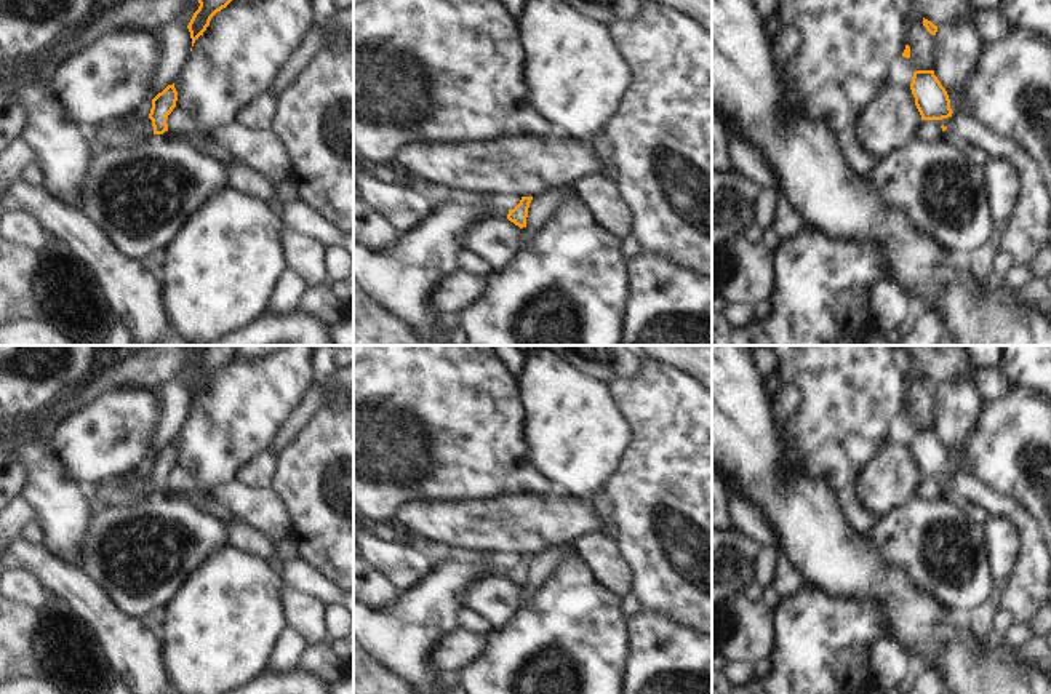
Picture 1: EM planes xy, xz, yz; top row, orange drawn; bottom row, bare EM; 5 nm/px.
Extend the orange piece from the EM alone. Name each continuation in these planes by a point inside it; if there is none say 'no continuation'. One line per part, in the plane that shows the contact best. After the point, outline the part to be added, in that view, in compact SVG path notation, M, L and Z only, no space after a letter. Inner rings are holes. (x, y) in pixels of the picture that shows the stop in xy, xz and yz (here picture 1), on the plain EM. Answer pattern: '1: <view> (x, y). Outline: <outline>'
no continuation.

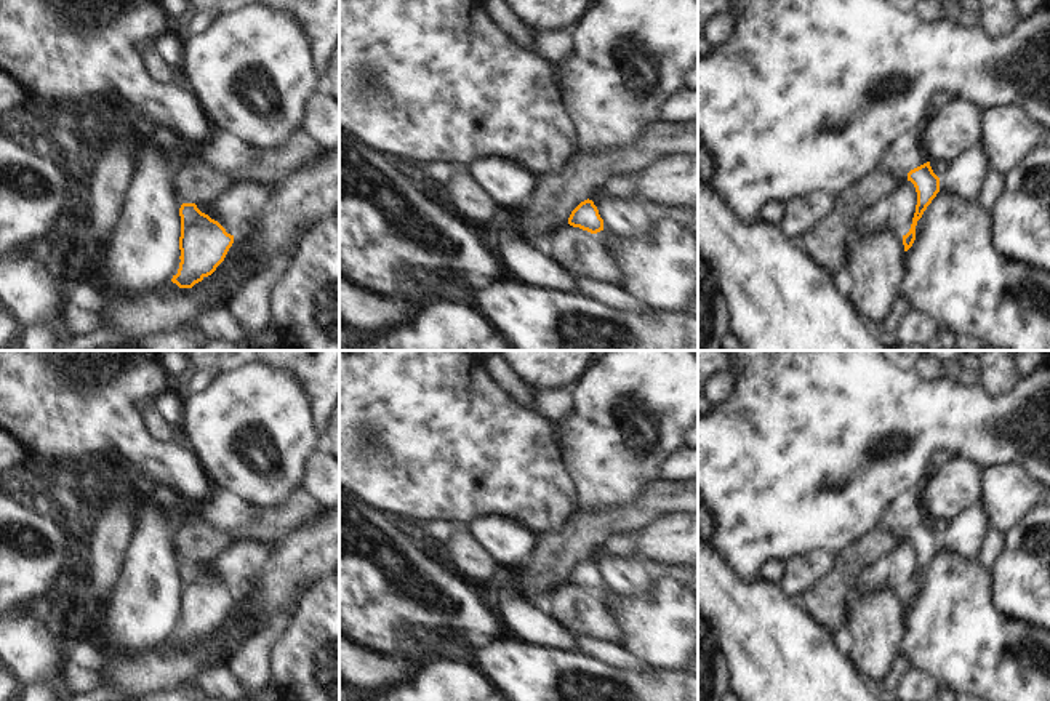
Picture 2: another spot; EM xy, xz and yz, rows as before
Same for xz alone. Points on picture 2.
1: xz (618, 544). Outline: M634 535L610 536L600 547L594 549L589 554L589 559L594 560L603 555L634 559L635 557Z

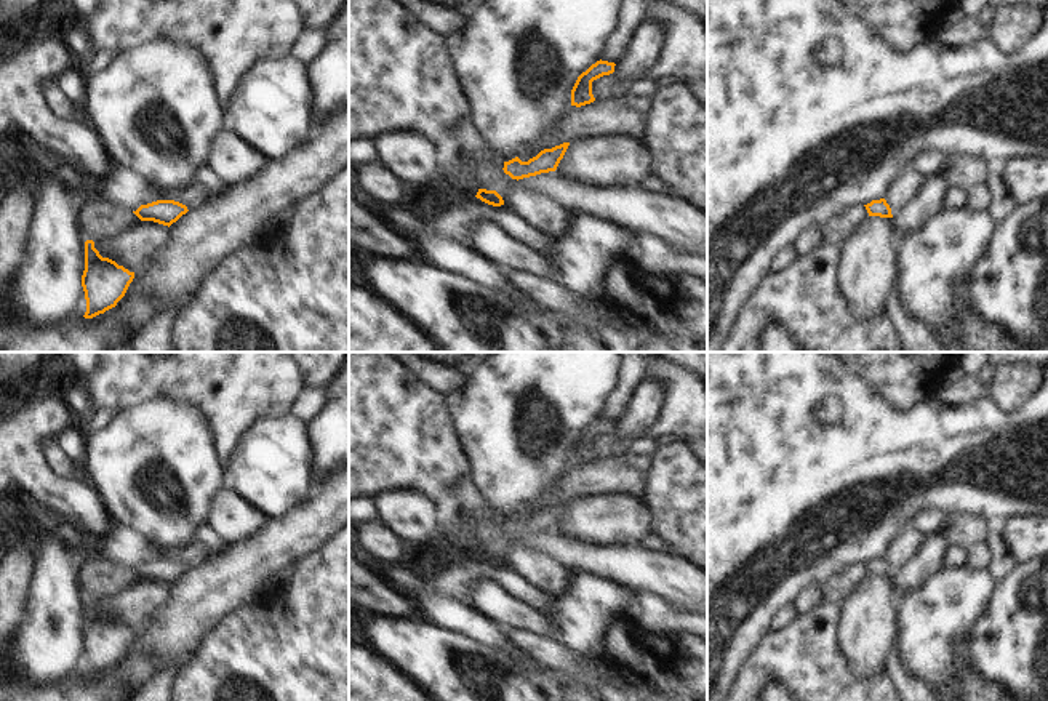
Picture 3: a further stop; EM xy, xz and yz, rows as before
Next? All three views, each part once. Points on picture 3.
no continuation.

